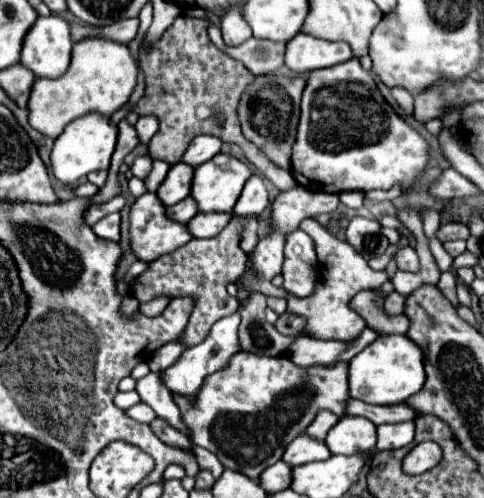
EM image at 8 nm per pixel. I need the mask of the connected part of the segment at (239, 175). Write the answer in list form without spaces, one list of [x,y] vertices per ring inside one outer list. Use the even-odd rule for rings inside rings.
[[[219,152],[209,162],[195,168],[195,178],[191,186],[191,196],[199,204],[199,212],[231,212],[237,198],[241,196],[241,190],[245,182],[253,176],[253,170],[247,166],[245,160],[235,158],[233,154]]]

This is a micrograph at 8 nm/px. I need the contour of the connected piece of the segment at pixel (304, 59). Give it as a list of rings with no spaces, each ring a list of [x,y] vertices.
[[[299,32],[287,42],[285,64],[293,72],[311,72],[317,68],[329,68],[353,58],[353,50],[345,42],[329,42],[305,32]]]

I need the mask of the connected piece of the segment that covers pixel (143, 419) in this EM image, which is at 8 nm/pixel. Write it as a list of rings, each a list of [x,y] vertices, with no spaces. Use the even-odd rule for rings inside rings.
[[[144,402],[136,404],[135,406],[126,410],[125,412],[129,417],[141,423],[149,424],[151,421],[153,421],[156,418],[156,414],[153,411],[153,409]]]

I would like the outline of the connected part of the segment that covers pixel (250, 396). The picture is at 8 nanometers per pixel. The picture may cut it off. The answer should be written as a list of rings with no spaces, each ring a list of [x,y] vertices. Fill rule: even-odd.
[[[239,352],[229,362],[229,368],[209,376],[205,388],[201,388],[201,394],[197,396],[197,408],[185,408],[177,396],[175,402],[193,434],[195,446],[213,452],[225,468],[241,472],[251,480],[259,480],[259,474],[281,460],[287,444],[313,422],[321,408],[335,412],[339,418],[345,416],[345,404],[351,398],[347,368],[347,364],[335,364],[333,368],[297,368],[295,364],[289,364],[287,356],[253,356],[253,352]]]

